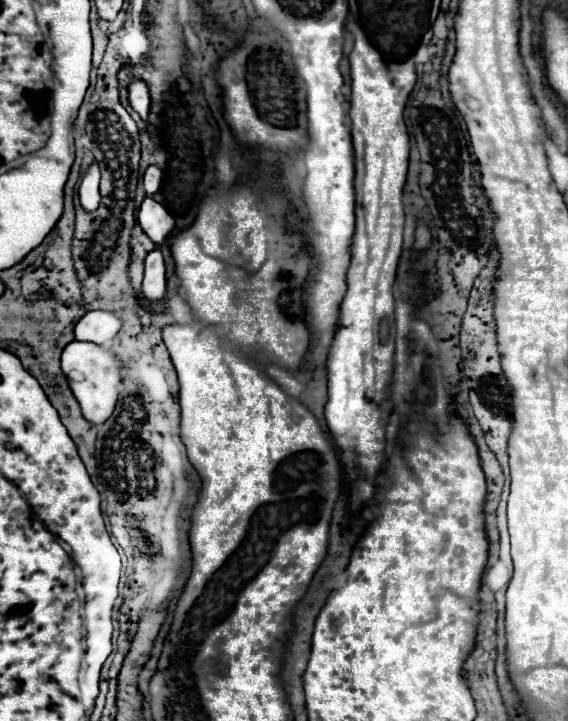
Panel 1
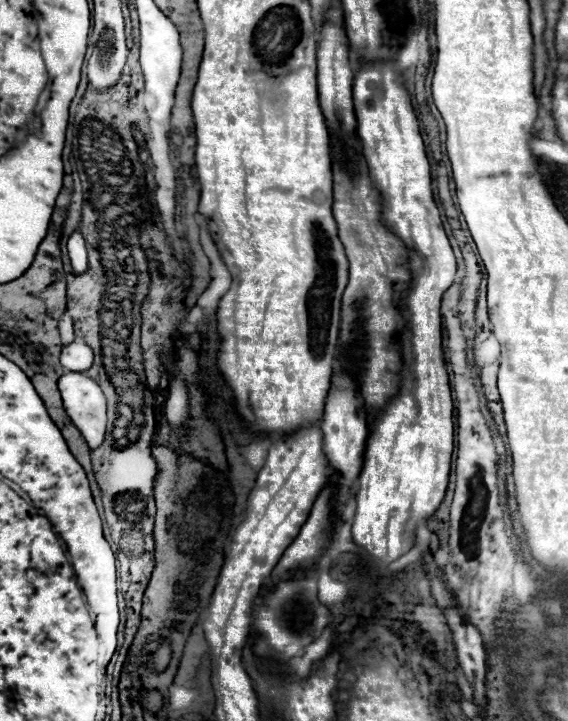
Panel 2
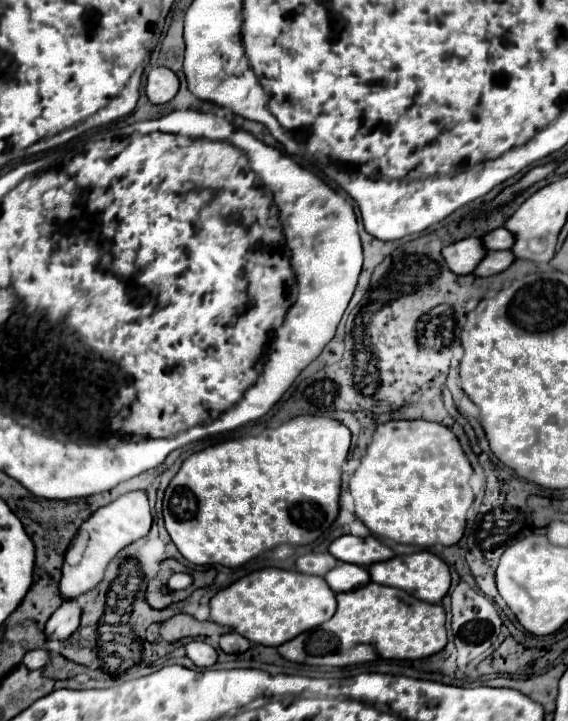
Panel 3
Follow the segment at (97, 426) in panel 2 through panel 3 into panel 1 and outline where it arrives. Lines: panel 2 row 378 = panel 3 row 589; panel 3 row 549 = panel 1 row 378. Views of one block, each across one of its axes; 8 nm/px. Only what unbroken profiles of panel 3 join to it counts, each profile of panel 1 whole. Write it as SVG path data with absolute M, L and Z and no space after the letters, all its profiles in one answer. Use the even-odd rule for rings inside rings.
M70 342L62 352L62 370L68 376L70 388L82 408L82 414L92 424L104 424L118 400L122 390L122 364L110 350L104 350L92 342Z

